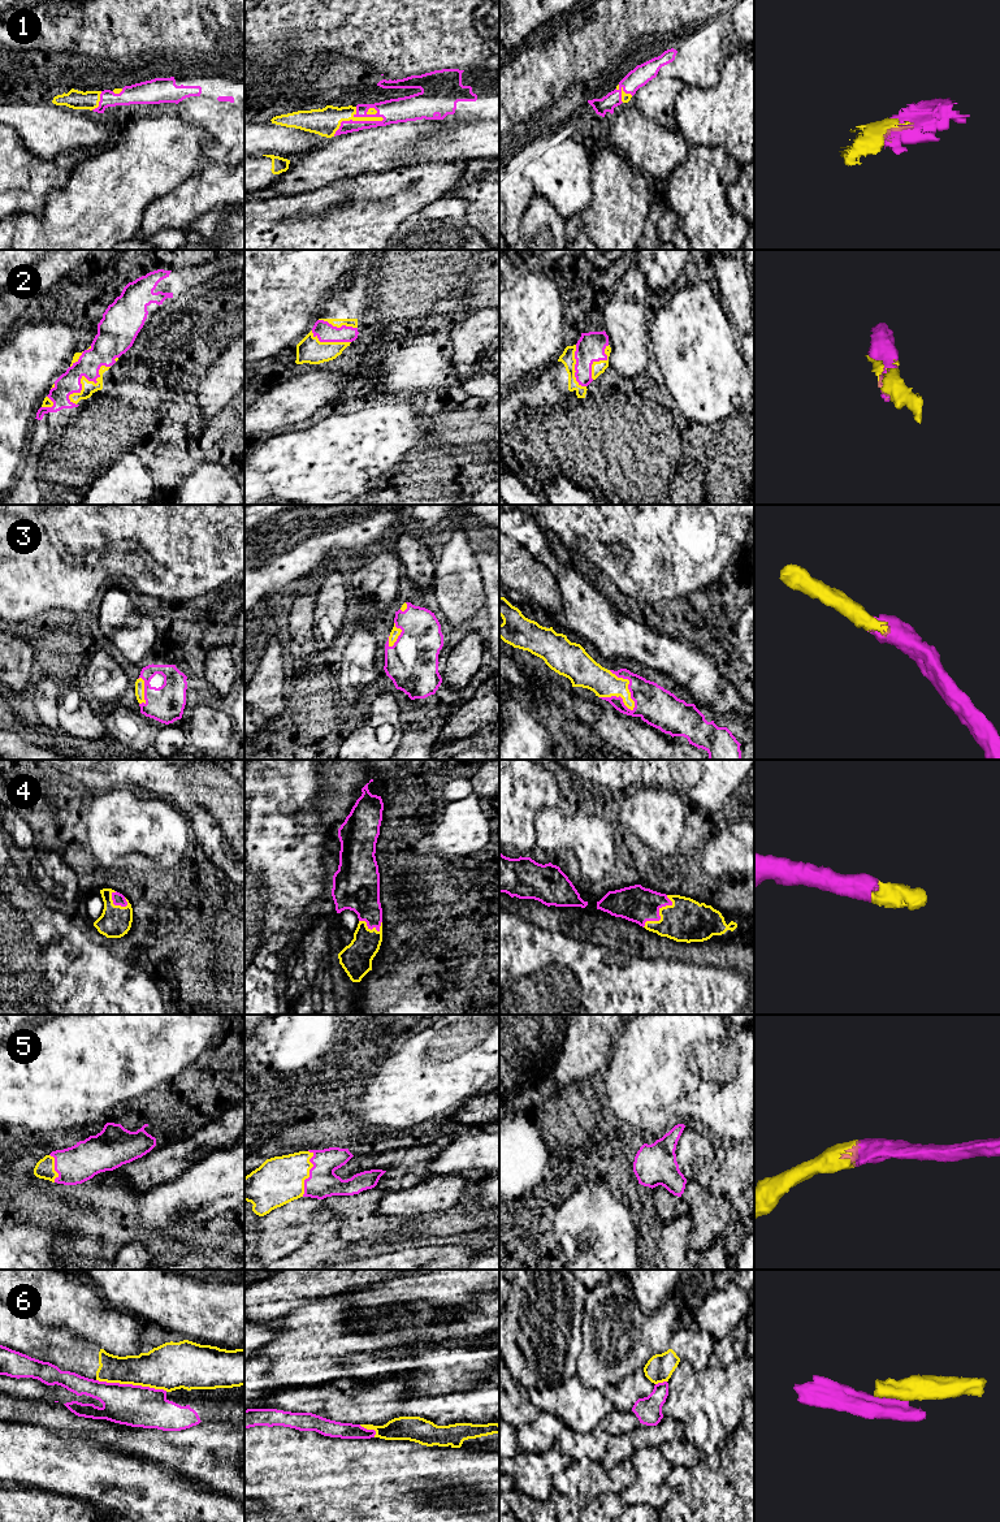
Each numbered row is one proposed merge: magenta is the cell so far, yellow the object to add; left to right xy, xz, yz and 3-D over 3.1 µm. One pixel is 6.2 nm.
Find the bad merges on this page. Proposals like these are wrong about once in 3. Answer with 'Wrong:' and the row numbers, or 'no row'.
Wrong: 6

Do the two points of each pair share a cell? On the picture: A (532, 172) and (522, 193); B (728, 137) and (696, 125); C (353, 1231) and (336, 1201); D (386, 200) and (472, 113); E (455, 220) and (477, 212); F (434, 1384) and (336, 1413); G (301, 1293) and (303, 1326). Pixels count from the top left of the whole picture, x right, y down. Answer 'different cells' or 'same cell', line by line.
A: different cells
B: same cell
C: same cell
D: same cell
E: different cells
F: different cells
G: different cells

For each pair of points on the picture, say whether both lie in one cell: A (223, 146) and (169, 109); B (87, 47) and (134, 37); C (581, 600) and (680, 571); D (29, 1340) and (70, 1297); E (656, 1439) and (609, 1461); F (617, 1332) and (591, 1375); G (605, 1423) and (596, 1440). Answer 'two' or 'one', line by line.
A: one
B: two
C: two
D: two
E: one
F: one
G: two

